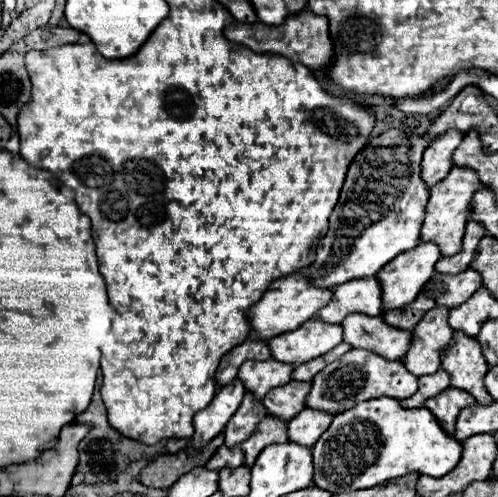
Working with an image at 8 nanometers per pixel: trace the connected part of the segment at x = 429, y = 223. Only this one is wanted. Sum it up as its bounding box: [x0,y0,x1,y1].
[421,166,481,256]

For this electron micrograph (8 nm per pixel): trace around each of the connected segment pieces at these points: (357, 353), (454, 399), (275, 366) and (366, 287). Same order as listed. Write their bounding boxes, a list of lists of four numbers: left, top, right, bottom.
[[305,350,417,416],[425,388,475,436],[239,358,293,400],[317,278,381,324]]

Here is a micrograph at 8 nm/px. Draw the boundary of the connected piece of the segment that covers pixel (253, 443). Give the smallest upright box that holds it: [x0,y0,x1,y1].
[241,416,287,468]

